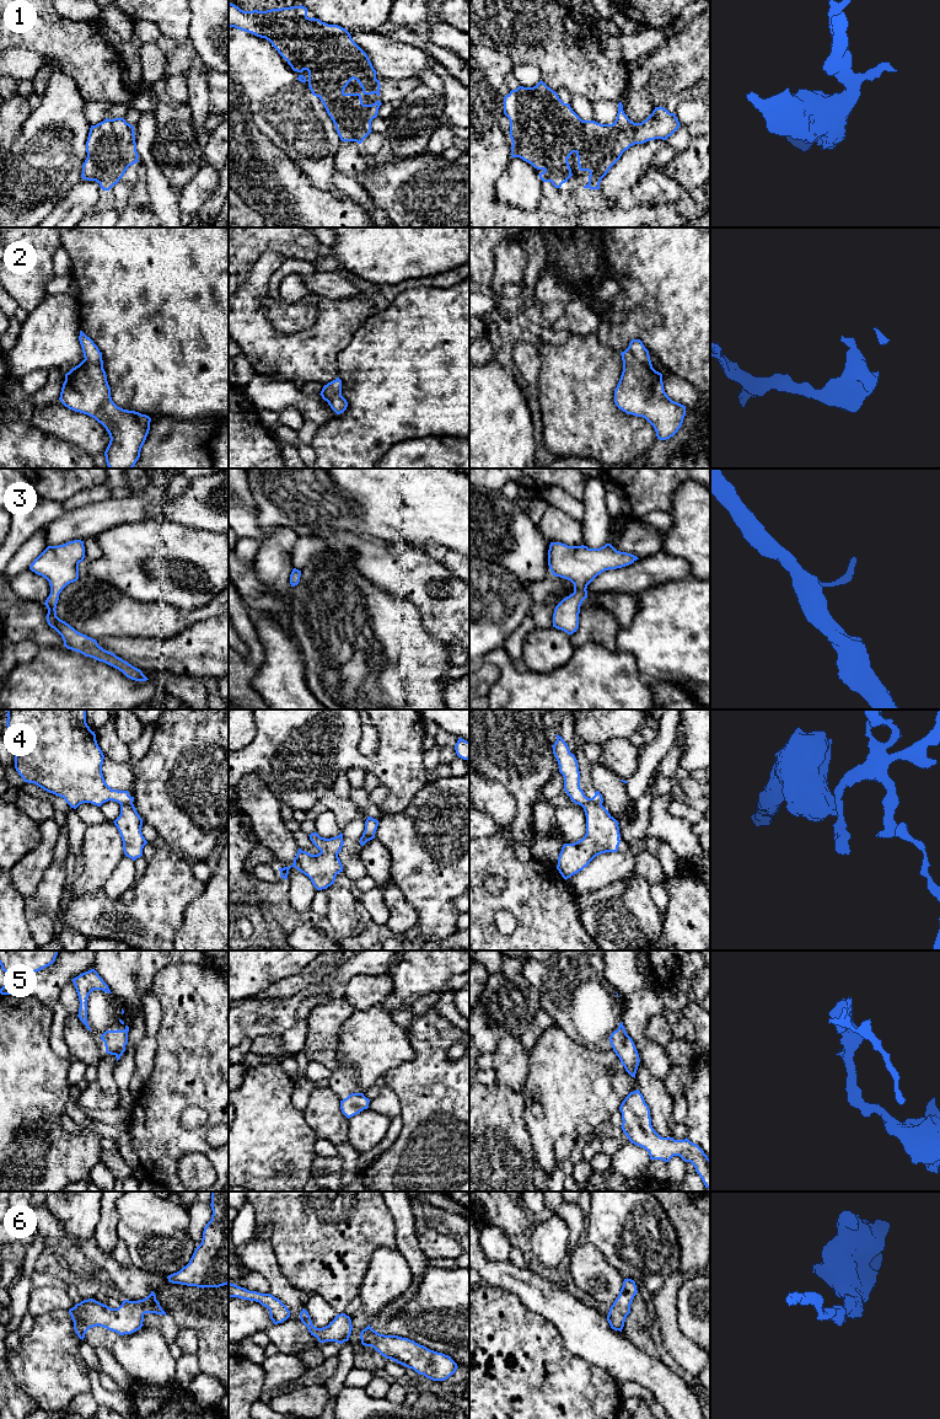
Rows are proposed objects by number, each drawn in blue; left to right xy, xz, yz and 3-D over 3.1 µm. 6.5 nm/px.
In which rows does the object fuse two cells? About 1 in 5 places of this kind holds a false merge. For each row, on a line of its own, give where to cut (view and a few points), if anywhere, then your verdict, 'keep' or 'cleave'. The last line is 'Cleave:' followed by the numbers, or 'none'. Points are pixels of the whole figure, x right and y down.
1: cut none; keep
2: cut yz (628, 347), (638, 360), (654, 370); cleave
3: cut none; keep
4: cut yz (587, 798), (601, 806); cleave
5: cut none; keep
6: cut none; keep
Cleave: 2, 4

